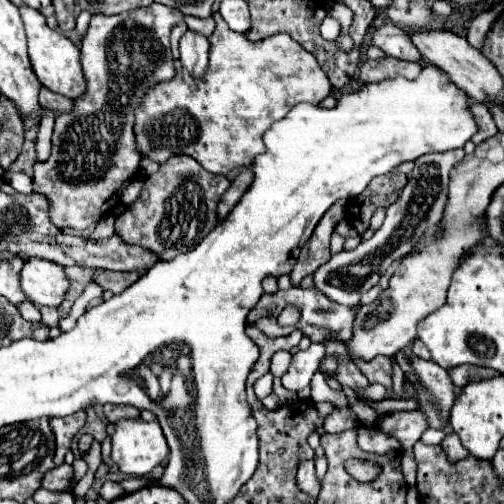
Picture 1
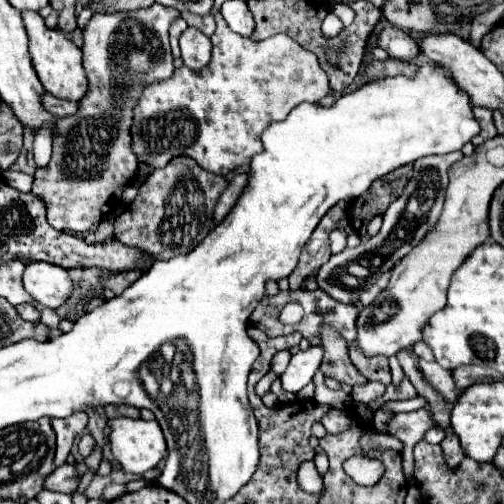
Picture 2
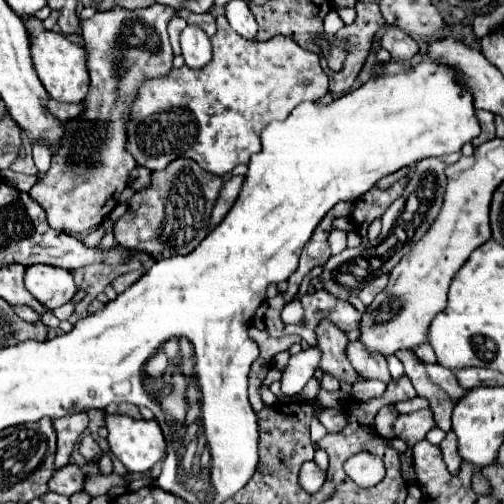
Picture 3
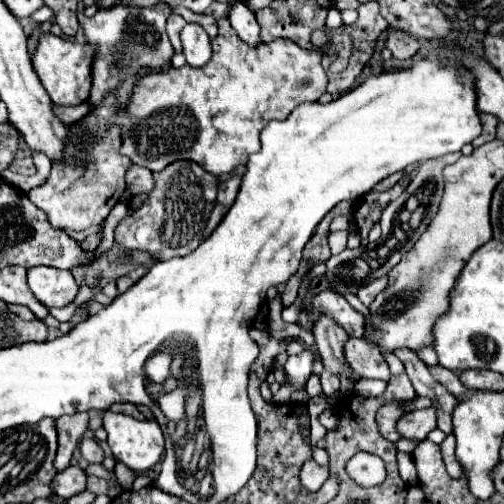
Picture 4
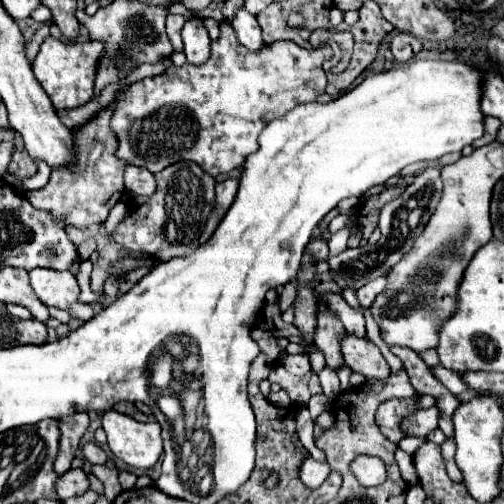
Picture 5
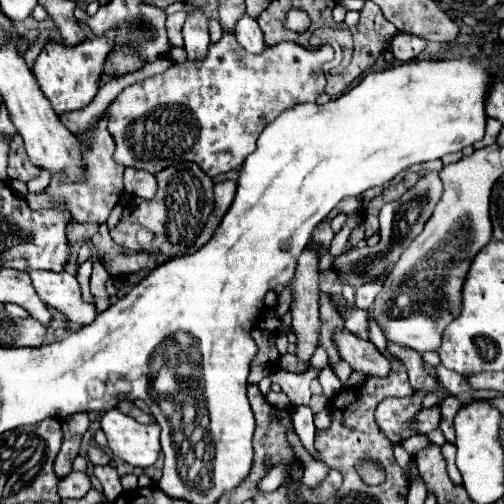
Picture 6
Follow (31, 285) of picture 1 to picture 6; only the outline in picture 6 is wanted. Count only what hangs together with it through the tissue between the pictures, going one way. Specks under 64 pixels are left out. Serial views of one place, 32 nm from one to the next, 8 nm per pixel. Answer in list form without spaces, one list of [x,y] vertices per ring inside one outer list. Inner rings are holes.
[[[32,270],[30,278],[32,278],[32,286],[38,292],[40,300],[46,306],[52,306],[64,312],[68,320],[84,326],[96,318],[96,306],[82,302],[80,286],[72,274]]]

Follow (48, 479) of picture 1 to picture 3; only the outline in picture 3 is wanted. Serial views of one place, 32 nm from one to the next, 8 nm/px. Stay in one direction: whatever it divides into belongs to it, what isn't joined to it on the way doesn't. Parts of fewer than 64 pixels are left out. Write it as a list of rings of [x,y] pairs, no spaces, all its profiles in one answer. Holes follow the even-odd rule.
[[[68,464],[64,468],[58,468],[52,478],[48,480],[48,488],[52,492],[64,494],[64,496],[72,496],[74,492],[80,492],[84,484],[84,474],[80,472],[80,468],[74,464]]]

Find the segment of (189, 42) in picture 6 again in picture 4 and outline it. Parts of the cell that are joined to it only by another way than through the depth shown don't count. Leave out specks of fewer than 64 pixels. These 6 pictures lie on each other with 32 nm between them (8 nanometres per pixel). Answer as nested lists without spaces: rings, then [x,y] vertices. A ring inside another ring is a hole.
[[[186,24],[180,34],[180,40],[182,40],[186,64],[194,68],[208,64],[208,60],[212,58],[212,48],[210,48],[210,36],[202,30],[202,26]]]

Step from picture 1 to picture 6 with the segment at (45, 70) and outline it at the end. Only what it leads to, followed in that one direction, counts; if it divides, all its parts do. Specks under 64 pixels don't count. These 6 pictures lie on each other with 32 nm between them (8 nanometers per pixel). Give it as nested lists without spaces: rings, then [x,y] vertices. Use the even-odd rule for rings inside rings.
[[[112,32],[108,36],[92,38],[92,40],[86,40],[82,44],[76,44],[74,48],[64,46],[60,42],[54,42],[54,40],[48,40],[44,44],[32,70],[34,70],[34,76],[36,76],[42,92],[52,102],[52,108],[56,114],[84,108],[84,104],[88,104],[96,96],[96,92],[98,92],[96,80],[100,78],[102,64],[108,58],[110,46],[112,46]]]

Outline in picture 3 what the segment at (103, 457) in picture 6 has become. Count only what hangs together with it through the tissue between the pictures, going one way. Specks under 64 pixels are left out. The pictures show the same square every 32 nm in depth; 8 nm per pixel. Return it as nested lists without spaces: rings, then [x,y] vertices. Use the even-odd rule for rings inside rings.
[[[84,436],[84,438],[82,438],[82,442],[80,442],[80,454],[82,454],[86,460],[92,460],[92,458],[100,456],[100,454],[102,454],[102,450],[98,448],[98,444],[94,442],[94,438],[92,438],[92,436]]]

